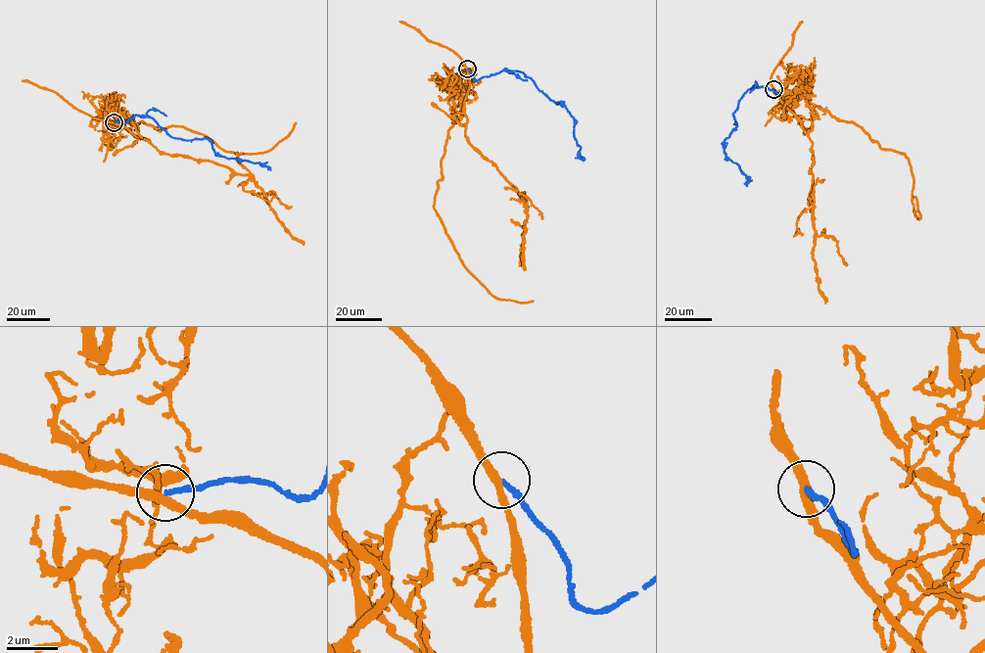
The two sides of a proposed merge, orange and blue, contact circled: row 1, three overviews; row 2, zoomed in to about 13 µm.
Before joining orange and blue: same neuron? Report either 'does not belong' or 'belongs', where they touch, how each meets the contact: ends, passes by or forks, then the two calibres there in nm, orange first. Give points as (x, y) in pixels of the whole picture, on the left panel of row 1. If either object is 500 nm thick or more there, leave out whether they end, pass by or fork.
does not belong | (114, 122) | orange passes by | blue ends | 320/200 nm

